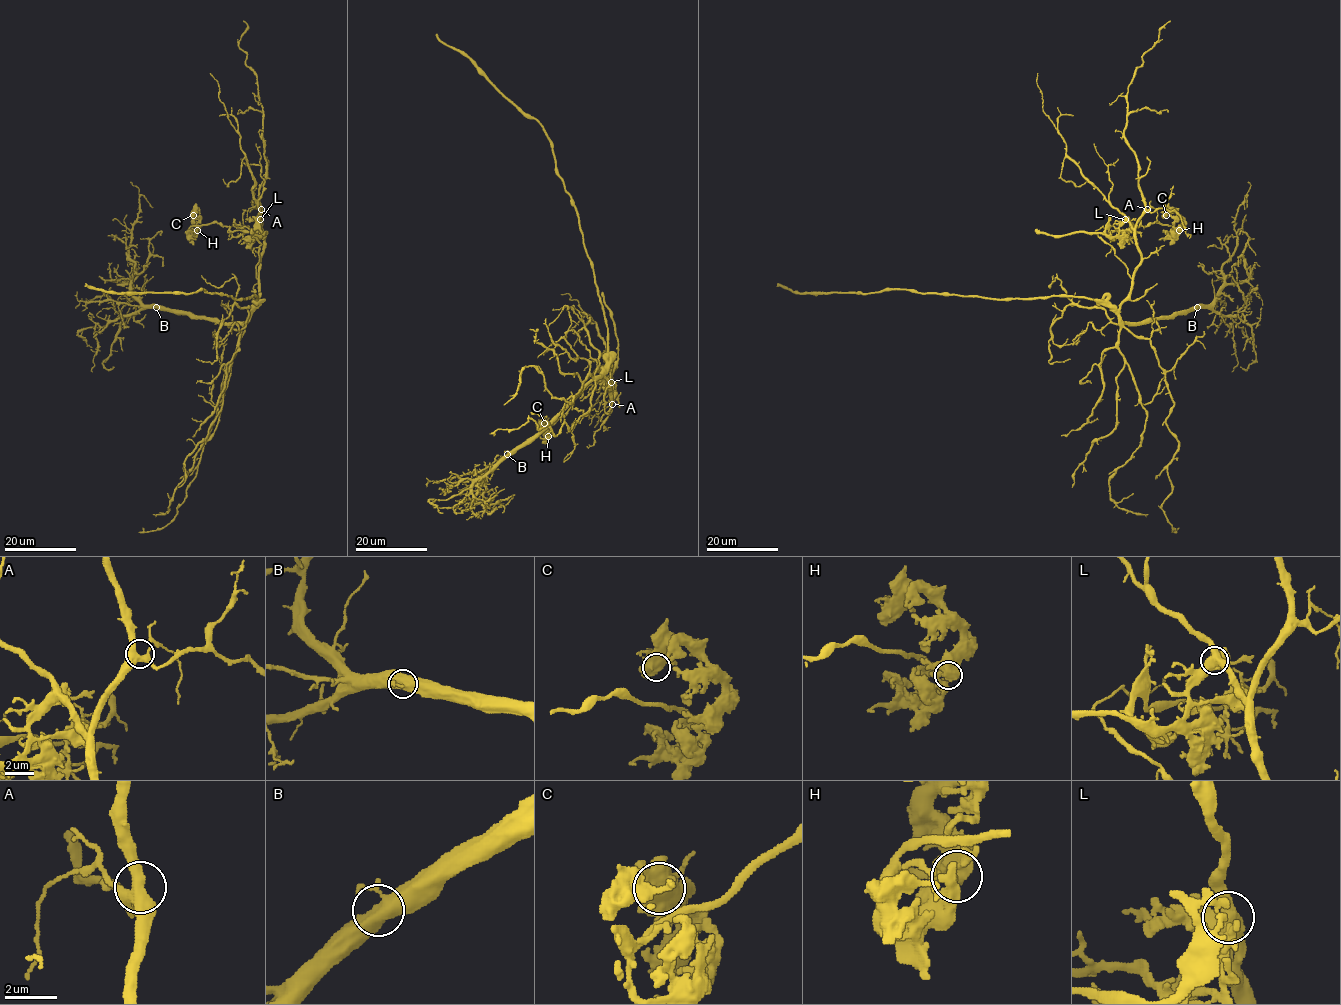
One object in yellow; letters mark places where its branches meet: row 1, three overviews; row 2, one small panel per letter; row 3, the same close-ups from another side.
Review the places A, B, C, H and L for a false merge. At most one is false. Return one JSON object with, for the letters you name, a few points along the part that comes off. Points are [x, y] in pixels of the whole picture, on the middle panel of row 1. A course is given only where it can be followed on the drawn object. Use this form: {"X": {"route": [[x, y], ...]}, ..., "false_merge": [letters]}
{"L": {"route": [[611, 382], [613, 362], [600, 366], [583, 383], [573, 406], [540, 432], [545, 439], [546, 424], [541, 419]]}, "false_merge": ["L"]}

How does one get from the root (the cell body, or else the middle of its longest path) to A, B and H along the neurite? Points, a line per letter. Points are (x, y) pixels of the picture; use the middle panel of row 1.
A: (607, 339), (604, 376), (609, 381), (611, 398), (614, 392), (612, 404)
B: (607, 339), (607, 367), (544, 427), (507, 454)
H: (607, 339), (604, 376), (614, 395), (615, 363), (610, 362), (583, 383), (565, 413), (543, 428), (548, 436)

